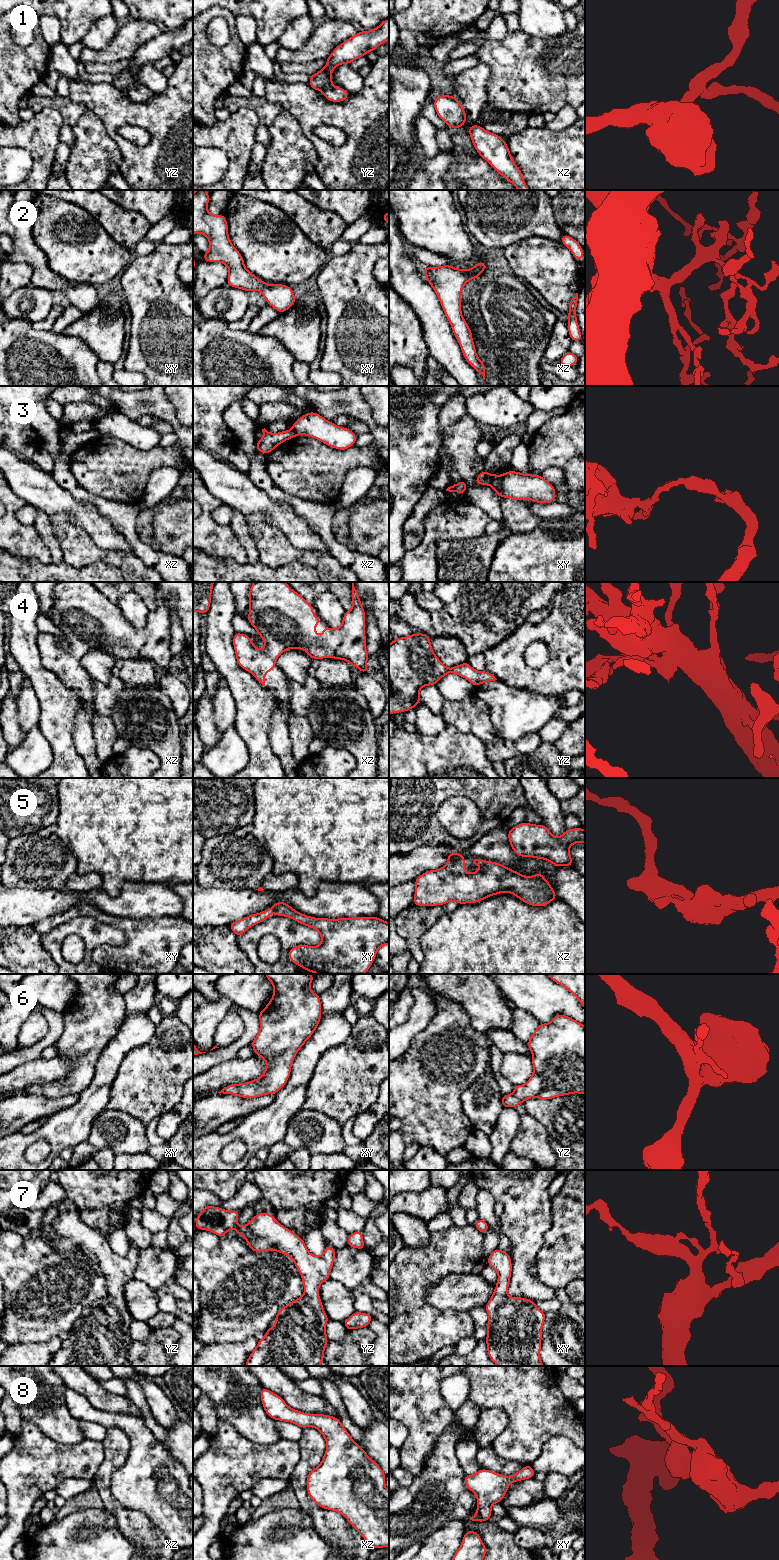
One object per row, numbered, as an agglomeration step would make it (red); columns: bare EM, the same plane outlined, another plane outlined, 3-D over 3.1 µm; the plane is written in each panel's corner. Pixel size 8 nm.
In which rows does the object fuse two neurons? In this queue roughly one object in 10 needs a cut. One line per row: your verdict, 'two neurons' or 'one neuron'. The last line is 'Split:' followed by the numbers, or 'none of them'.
1: one neuron
2: one neuron
3: two neurons
4: one neuron
5: one neuron
6: one neuron
7: one neuron
8: one neuron
Split: 3

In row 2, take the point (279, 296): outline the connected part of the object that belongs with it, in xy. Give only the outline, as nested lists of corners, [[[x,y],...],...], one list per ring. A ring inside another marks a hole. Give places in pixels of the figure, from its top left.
[[[206,190],[193,193],[193,235],[201,233],[209,240],[209,251],[203,253],[203,260],[225,264],[229,269],[228,286],[247,292],[260,291],[267,304],[284,313],[295,304],[292,288],[284,284],[267,284],[246,269],[243,256],[230,241],[225,215],[208,212],[209,199]]]

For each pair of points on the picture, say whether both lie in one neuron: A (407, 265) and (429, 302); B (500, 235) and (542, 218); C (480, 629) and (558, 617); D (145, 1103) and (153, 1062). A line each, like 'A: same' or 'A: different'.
A: same
B: same
C: different
D: same

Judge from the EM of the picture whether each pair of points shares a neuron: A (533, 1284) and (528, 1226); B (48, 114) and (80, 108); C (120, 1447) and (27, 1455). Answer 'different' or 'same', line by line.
A: same
B: different
C: different

